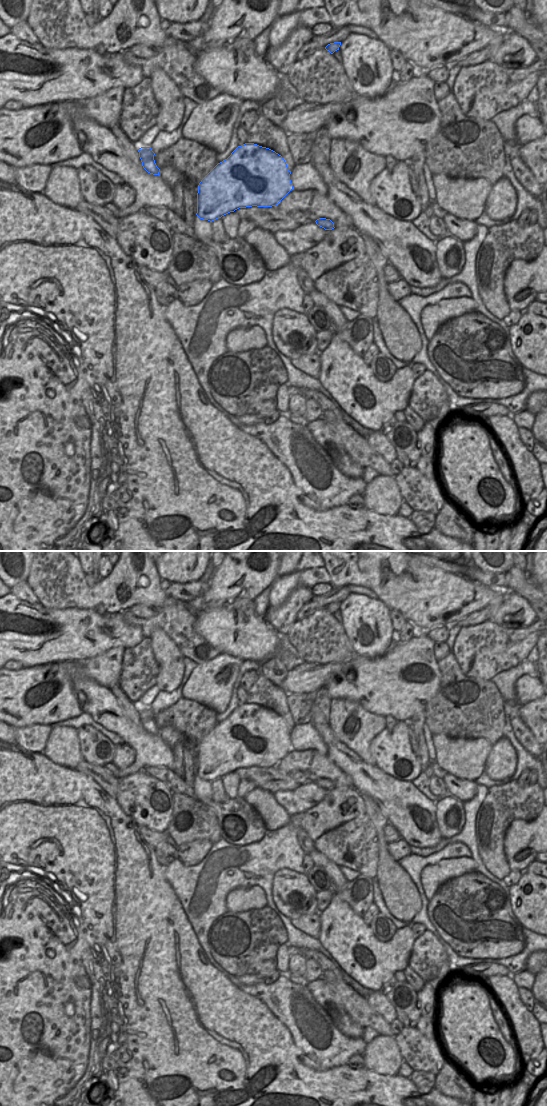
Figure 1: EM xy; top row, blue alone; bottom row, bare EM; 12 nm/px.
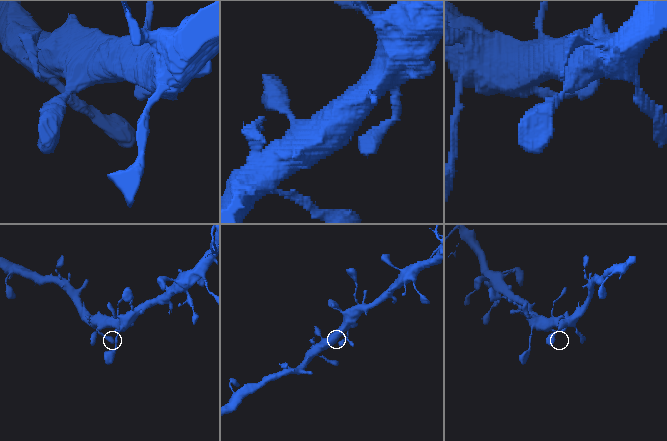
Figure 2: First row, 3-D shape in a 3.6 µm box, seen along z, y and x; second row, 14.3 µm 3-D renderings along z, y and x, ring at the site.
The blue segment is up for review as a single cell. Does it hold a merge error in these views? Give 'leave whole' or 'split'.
leave whole

